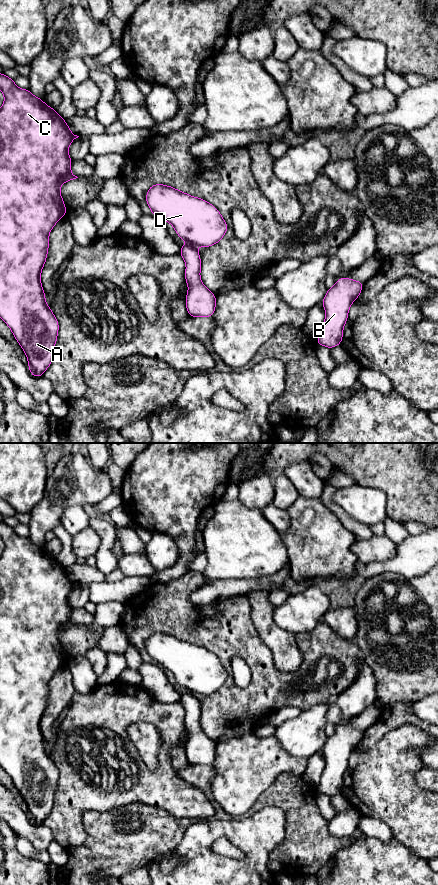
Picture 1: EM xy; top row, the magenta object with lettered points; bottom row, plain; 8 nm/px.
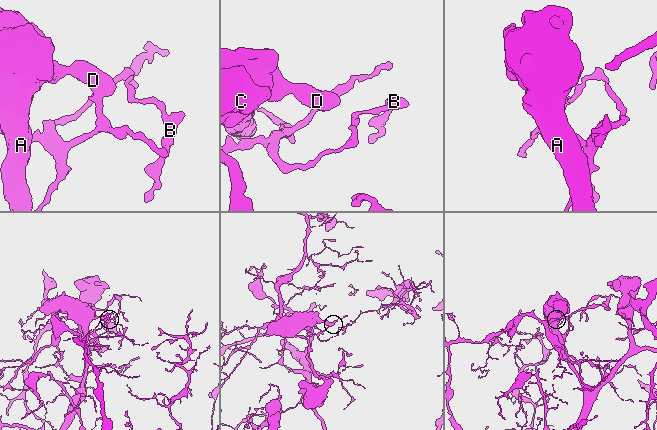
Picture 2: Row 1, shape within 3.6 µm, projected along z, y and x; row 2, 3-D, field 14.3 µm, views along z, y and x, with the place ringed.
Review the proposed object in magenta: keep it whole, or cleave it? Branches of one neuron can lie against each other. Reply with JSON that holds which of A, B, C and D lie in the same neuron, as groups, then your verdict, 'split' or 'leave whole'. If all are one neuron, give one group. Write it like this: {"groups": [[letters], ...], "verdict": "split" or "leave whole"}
{"groups": [["A", "C", "D"], ["B"]], "verdict": "split"}

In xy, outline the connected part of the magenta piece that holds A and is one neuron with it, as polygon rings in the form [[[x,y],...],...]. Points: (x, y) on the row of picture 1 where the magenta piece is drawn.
[[[0,73],[0,90],[4,95],[4,102],[0,109],[0,317],[7,324],[13,333],[16,341],[22,347],[27,359],[30,373],[33,377],[43,376],[44,372],[51,365],[54,356],[54,348],[58,337],[59,323],[51,308],[47,305],[41,285],[41,271],[48,255],[49,233],[55,224],[64,216],[68,210],[64,206],[64,200],[60,194],[60,186],[63,183],[78,178],[71,173],[72,159],[68,154],[72,141],[79,136],[74,135],[66,121],[55,109],[46,105],[43,99],[35,97],[28,89],[20,89],[13,79]]]

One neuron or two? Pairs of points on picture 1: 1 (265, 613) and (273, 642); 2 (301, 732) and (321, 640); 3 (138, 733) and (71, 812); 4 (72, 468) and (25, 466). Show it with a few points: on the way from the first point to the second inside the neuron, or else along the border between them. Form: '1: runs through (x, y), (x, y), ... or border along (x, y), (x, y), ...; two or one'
1: runs through (265, 620), (265, 626), (270, 635); one
2: border along (329, 704), (317, 703), (301, 711); two
3: border along (139, 721), (127, 727), (127, 734), (143, 760); two
4: border along (48, 476), (45, 482), (44, 495), (41, 499); two

